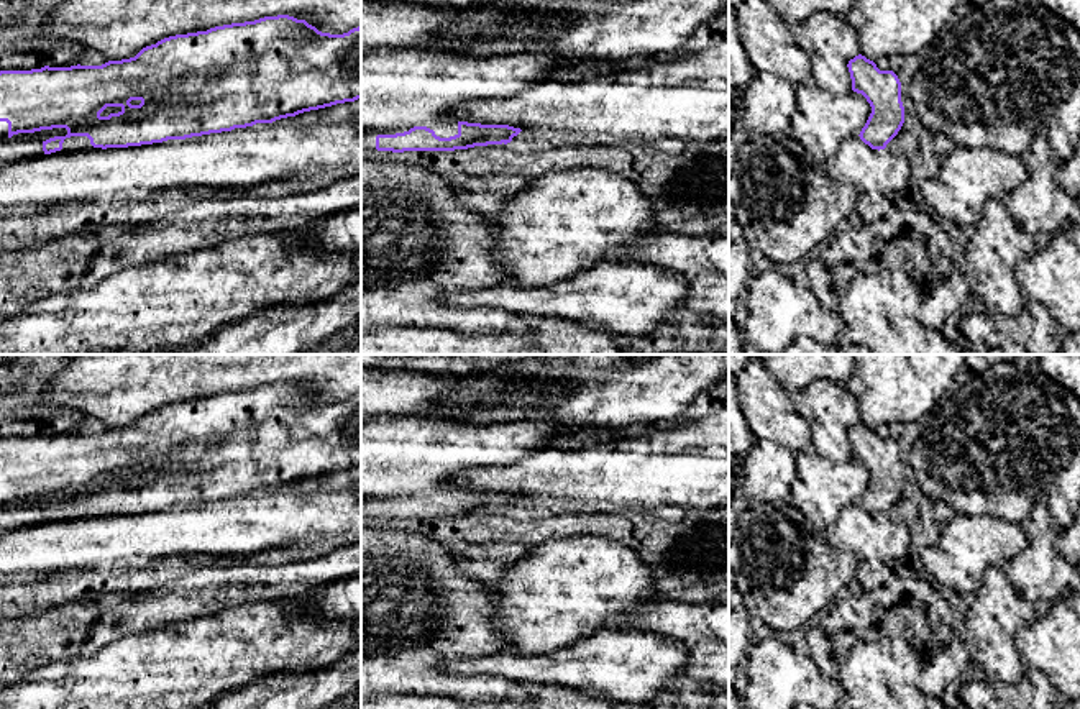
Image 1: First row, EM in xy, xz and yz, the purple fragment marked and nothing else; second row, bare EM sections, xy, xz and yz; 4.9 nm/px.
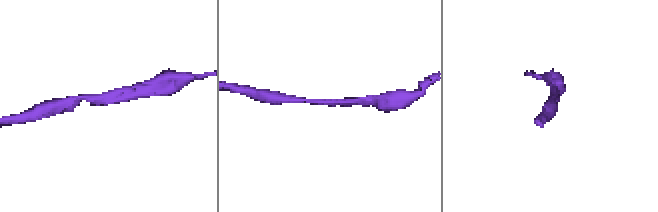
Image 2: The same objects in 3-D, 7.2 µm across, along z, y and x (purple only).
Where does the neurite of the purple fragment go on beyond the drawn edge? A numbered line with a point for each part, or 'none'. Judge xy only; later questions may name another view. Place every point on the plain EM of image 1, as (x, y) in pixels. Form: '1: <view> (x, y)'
1: xy (74, 511)

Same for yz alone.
none

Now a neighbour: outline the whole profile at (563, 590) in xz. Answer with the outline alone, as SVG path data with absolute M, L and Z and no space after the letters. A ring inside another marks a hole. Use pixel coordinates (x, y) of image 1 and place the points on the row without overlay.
M597 535L540 542L487 586L501 606L494 625L522 656L561 650L657 599L642 556Z

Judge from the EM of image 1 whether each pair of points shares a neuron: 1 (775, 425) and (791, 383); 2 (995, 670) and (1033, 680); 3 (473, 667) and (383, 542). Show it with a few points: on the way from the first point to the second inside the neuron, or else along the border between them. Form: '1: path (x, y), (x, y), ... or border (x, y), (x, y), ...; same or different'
1: border (767, 371), (791, 396); different
2: border (1026, 668), (1011, 683), (988, 683), (985, 680); different
3: border (504, 652), (445, 660), (439, 667); different

